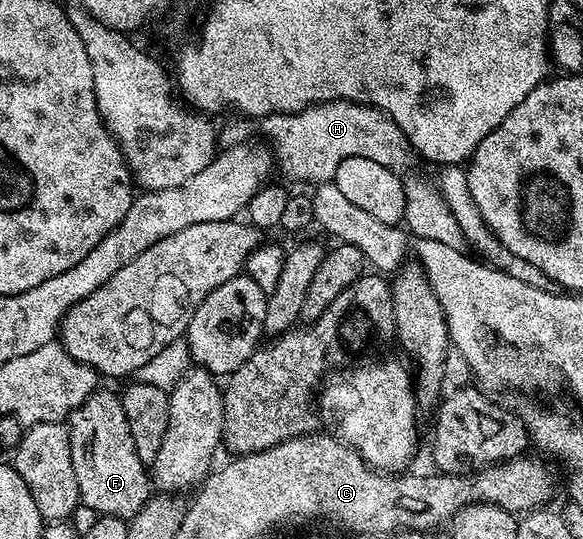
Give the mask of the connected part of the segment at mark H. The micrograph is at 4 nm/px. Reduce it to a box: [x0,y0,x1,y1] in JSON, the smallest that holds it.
[263,102,411,183]

